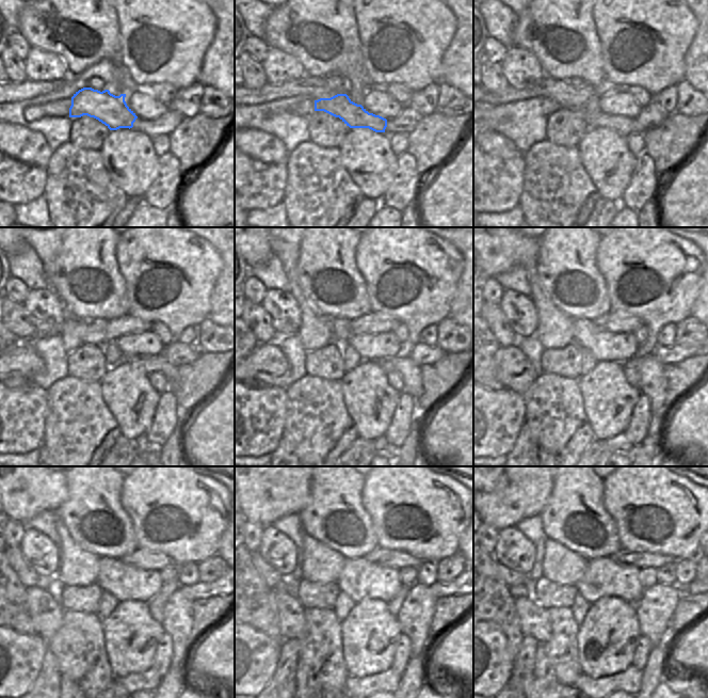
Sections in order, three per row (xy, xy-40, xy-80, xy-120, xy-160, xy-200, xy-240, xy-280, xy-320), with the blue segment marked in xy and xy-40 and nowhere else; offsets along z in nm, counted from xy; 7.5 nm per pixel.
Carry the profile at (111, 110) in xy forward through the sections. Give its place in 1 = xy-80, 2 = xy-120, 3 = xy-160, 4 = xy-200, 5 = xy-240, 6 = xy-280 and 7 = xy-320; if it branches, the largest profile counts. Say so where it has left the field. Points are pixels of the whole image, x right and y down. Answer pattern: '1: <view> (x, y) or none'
1: xy-80 (626, 126)
2: xy-120 (158, 363)
3: xy-160 (411, 371)
4: xy-200 (652, 371)
5: xy-240 (178, 609)
6: xy-280 (416, 614)
7: xy-320 (656, 606)

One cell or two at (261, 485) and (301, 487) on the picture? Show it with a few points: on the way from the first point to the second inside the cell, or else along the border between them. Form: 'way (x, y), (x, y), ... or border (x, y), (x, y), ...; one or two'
way (271, 485), (291, 487); one

